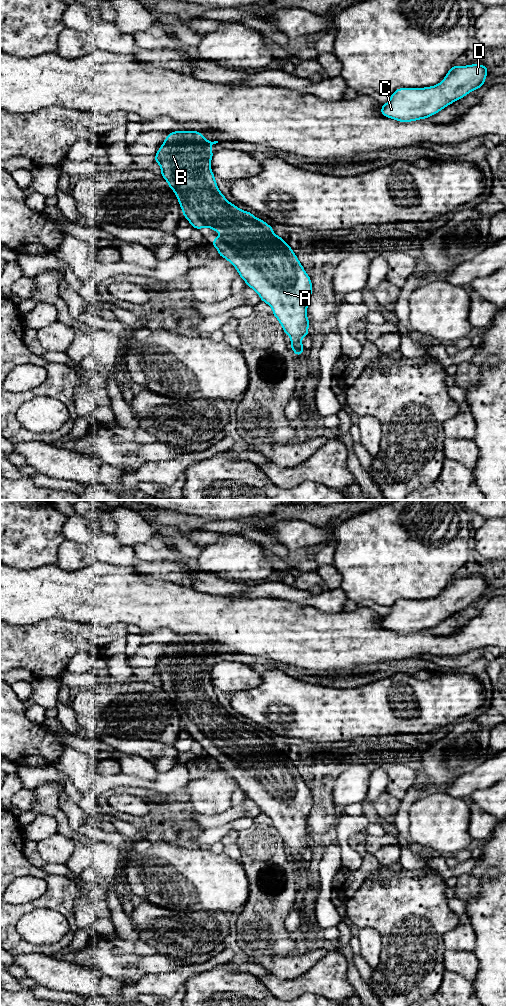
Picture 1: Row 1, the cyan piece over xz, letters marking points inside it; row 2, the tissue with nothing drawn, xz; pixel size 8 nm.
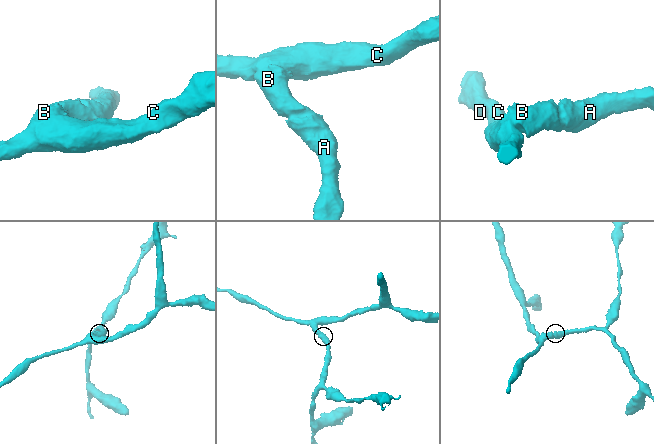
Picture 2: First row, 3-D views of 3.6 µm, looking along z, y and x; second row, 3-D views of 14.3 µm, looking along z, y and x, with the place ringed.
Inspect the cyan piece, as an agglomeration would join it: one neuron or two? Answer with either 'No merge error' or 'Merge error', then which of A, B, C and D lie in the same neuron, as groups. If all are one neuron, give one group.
No merge error. Groups: A B C D

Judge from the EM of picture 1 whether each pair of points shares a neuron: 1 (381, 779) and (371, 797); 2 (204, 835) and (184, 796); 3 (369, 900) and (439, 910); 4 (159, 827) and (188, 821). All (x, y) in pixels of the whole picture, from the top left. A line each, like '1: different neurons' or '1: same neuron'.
1: same neuron
2: different neurons
3: same neuron
4: same neuron

